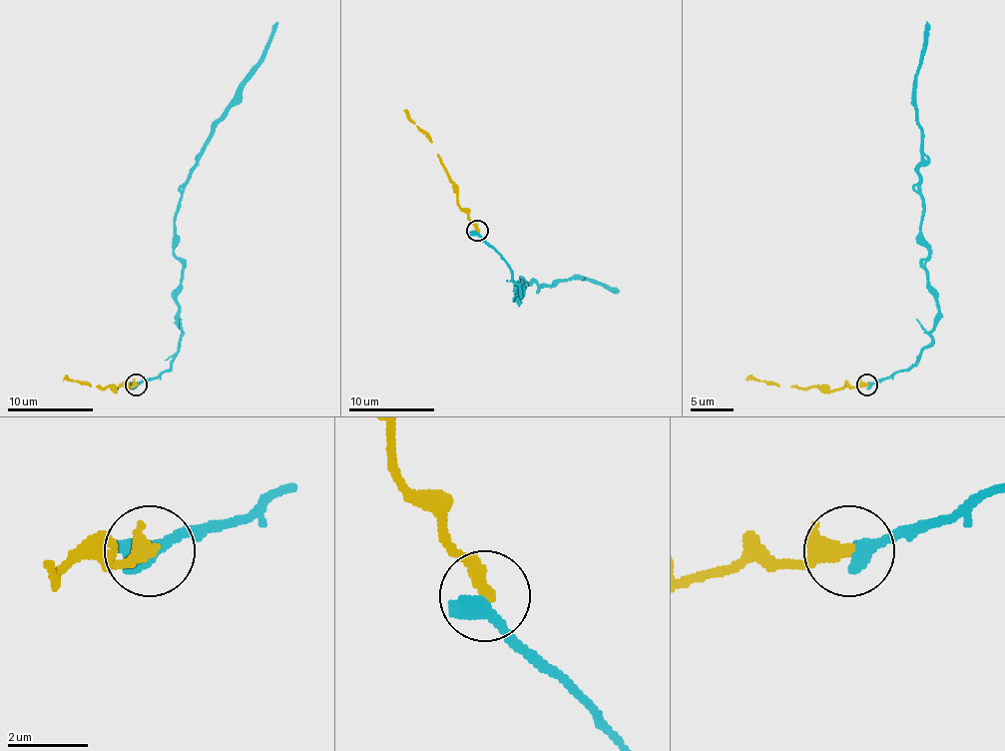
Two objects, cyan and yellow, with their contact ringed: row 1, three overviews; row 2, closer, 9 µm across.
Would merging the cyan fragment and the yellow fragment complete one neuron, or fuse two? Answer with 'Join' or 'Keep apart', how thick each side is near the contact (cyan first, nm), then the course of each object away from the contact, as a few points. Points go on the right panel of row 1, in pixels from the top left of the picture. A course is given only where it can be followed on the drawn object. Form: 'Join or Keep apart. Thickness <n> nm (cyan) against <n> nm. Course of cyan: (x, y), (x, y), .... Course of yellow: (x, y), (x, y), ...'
Keep apart. Thickness 550 nm (cyan) against 240 nm. Course of cyan: (867, 384), (906, 370), (932, 340), (938, 301), (923, 267), (928, 243), (919, 189), (915, 73), (928, 21). Course of yellow: (867, 384), (820, 389), (745, 378)

